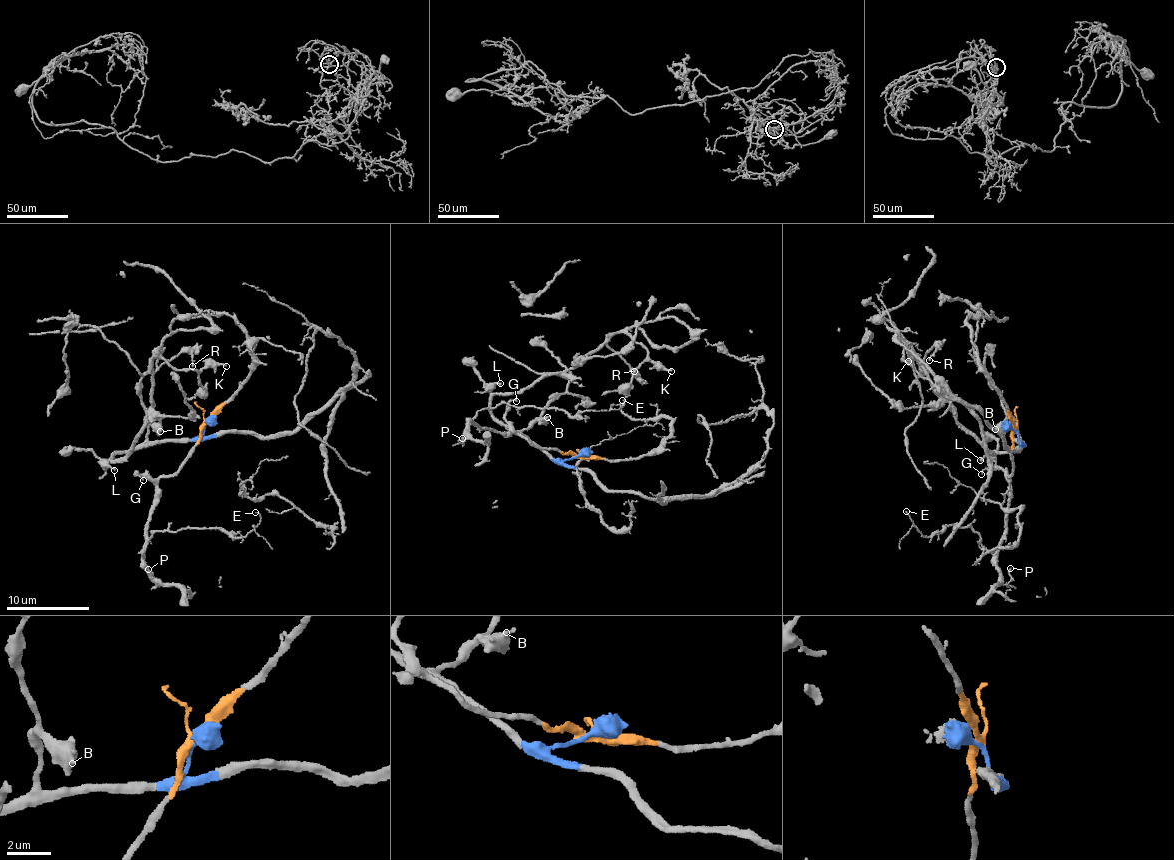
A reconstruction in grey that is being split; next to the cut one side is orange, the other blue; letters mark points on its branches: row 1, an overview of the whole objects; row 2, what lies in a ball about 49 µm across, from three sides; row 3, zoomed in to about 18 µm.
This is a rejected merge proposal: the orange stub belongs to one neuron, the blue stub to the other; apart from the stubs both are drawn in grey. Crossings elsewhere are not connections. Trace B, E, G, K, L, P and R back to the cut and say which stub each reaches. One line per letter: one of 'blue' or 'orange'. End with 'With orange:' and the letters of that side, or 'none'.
B: blue
E: orange
G: orange
K: blue
L: blue
P: orange
R: blue
With orange: E, G, P

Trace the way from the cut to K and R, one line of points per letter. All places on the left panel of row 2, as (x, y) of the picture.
K: (207, 423), (193, 438), (141, 442), (109, 459), (120, 461), (141, 428), (155, 356), (181, 369), (225, 366)
R: (207, 423), (193, 438), (141, 442), (109, 459), (120, 461), (141, 428), (153, 373), (181, 353), (192, 366)

